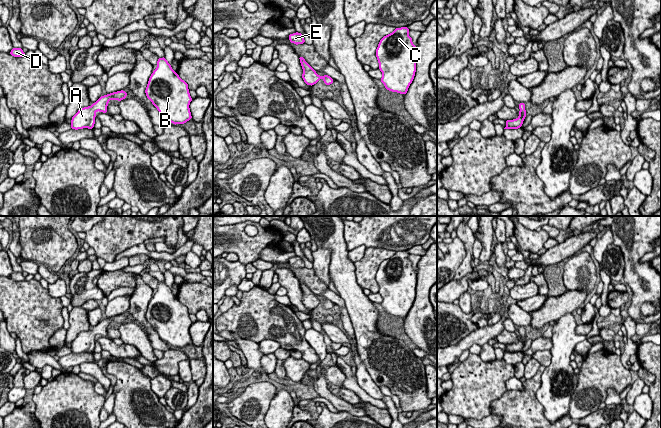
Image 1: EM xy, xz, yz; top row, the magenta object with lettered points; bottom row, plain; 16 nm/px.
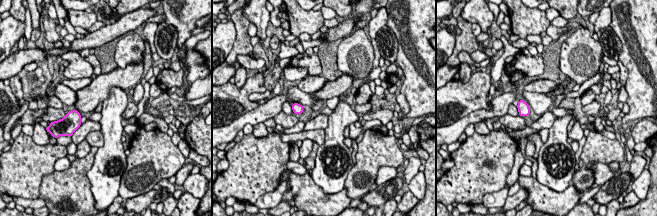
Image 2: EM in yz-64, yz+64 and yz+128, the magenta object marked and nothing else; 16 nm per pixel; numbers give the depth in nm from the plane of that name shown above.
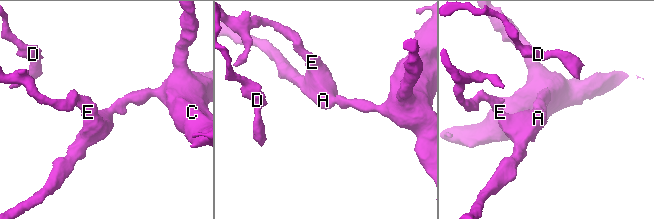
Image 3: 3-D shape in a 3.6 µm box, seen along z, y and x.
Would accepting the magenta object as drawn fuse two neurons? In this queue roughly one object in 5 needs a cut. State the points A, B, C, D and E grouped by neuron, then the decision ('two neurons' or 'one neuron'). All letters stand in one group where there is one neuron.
A B C D E | one neuron

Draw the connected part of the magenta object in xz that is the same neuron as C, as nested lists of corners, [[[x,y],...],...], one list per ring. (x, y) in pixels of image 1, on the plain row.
[[[407,251],[395,252],[395,254],[384,260],[376,273],[376,281],[379,286],[379,292],[383,298],[380,305],[385,312],[392,316],[405,319],[412,307],[416,296],[417,270],[412,267],[412,262],[408,259]]]

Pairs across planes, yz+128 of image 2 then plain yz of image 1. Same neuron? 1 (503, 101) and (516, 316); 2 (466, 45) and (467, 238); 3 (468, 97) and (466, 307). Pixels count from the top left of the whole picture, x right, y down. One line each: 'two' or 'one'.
1: two
2: one
3: two

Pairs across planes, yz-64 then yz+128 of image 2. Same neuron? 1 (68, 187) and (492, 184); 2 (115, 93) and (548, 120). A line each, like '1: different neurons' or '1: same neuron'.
1: different neurons
2: different neurons

